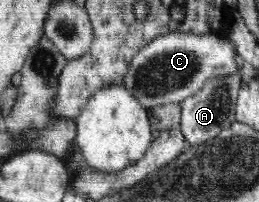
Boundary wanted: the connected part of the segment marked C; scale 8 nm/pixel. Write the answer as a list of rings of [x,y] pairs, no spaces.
[[[168,33],[143,46],[130,62],[123,86],[148,110],[157,104],[181,103],[213,77],[234,75],[241,68],[235,44],[226,36]]]

